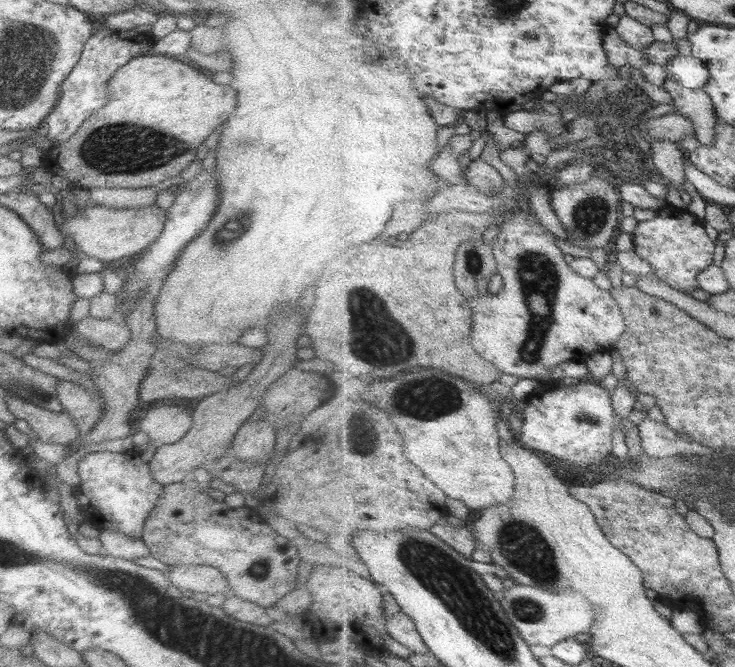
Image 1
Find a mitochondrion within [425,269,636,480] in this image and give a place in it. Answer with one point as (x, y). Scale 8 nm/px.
(585, 417)

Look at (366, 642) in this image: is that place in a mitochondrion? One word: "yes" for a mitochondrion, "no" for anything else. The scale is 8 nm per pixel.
no

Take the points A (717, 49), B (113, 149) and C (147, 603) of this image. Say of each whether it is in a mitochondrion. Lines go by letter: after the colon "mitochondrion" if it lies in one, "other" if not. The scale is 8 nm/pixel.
A: other
B: mitochondrion
C: mitochondrion

